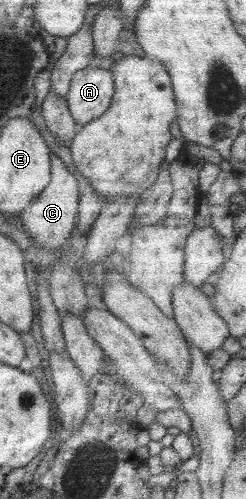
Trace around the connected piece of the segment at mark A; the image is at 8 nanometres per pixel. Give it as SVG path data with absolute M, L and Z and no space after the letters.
M90 64L71 76L64 95L67 111L80 127L101 116L111 103L113 77L109 70Z

